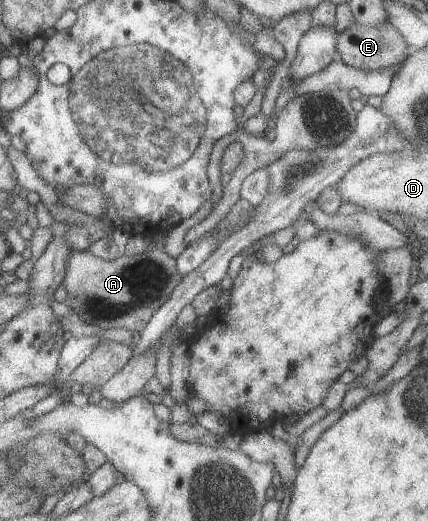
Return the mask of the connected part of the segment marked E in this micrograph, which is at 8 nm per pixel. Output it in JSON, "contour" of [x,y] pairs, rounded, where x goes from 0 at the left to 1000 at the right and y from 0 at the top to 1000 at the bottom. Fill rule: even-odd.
{"contour":[[[822,40],[804,60],[787,65],[785,107],[799,115],[799,121],[839,134],[881,134],[916,129],[916,125],[932,127],[958,100],[939,67],[907,40],[897,40],[879,52],[846,52],[841,44]]]}

